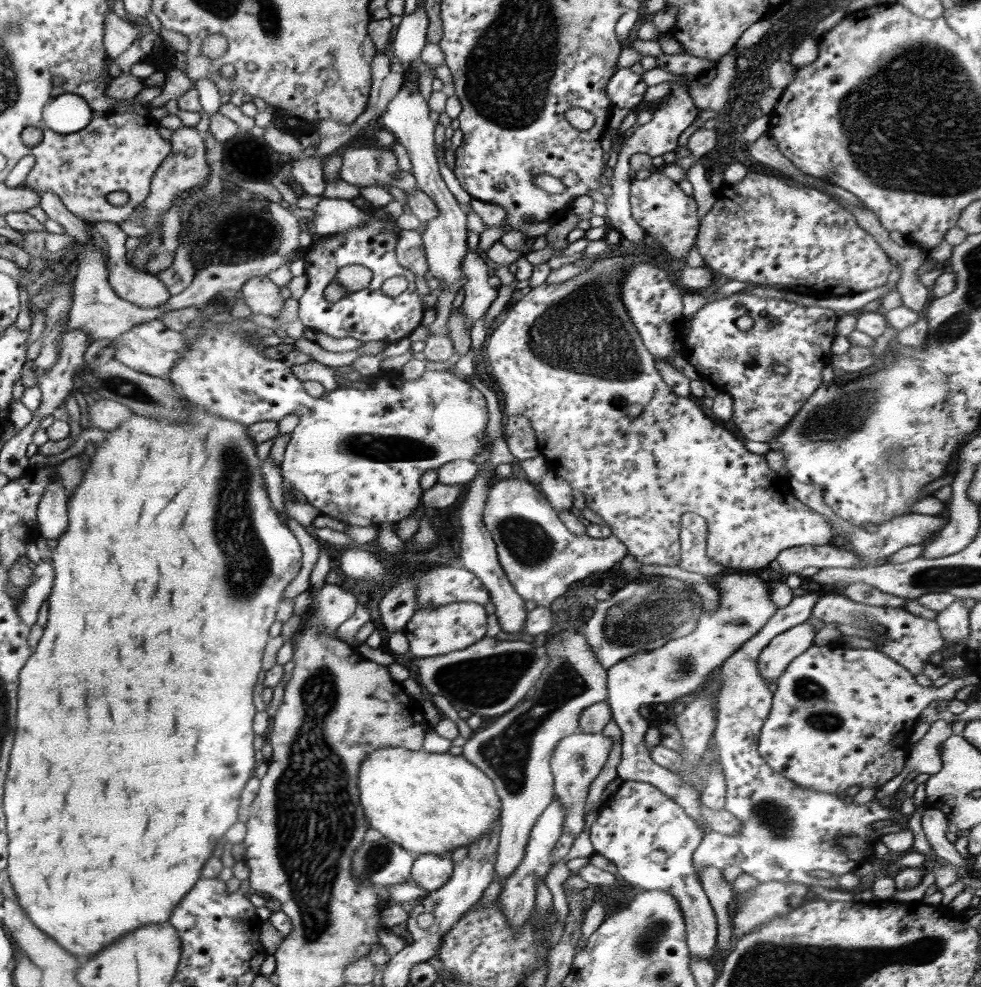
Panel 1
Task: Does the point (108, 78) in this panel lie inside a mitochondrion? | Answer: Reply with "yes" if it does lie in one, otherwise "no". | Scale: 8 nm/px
no

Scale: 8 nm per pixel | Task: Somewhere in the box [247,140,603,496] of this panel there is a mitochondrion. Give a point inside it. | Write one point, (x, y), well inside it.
(373, 447)

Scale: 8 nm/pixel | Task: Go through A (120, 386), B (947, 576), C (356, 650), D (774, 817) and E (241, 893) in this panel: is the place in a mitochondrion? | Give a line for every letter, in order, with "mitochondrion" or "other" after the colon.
A: mitochondrion
B: mitochondrion
C: other
D: mitochondrion
E: other

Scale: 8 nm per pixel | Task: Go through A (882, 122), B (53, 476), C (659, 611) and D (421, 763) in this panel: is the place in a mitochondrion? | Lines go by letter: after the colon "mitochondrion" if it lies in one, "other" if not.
A: mitochondrion
B: other
C: mitochondrion
D: other

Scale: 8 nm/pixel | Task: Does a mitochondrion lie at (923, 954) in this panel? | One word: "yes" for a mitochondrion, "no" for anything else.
yes

